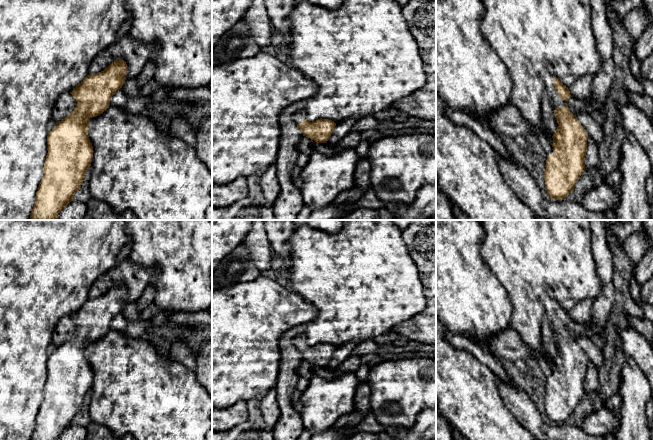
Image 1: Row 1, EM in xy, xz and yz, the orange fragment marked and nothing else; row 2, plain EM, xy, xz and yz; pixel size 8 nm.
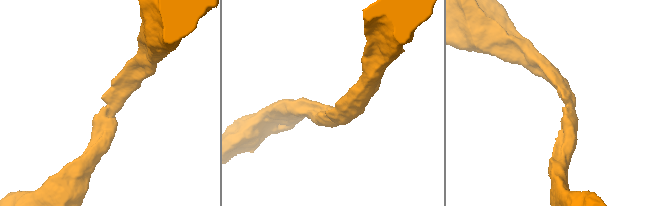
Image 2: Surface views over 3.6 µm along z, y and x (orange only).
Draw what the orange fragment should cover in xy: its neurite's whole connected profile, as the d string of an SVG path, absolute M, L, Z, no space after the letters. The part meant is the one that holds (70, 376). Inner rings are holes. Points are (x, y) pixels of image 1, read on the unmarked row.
M119 283L103 295L87 299L70 316L77 330L48 356L44 400L30 440L59 440L60 435L73 425L93 382L93 370L88 362L90 343L109 332L110 324L122 312L127 296L126 286Z

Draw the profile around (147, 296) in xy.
M155 282L149 284L141 296L138 298L137 307L142 312L148 304L153 302L156 295L156 286Z

